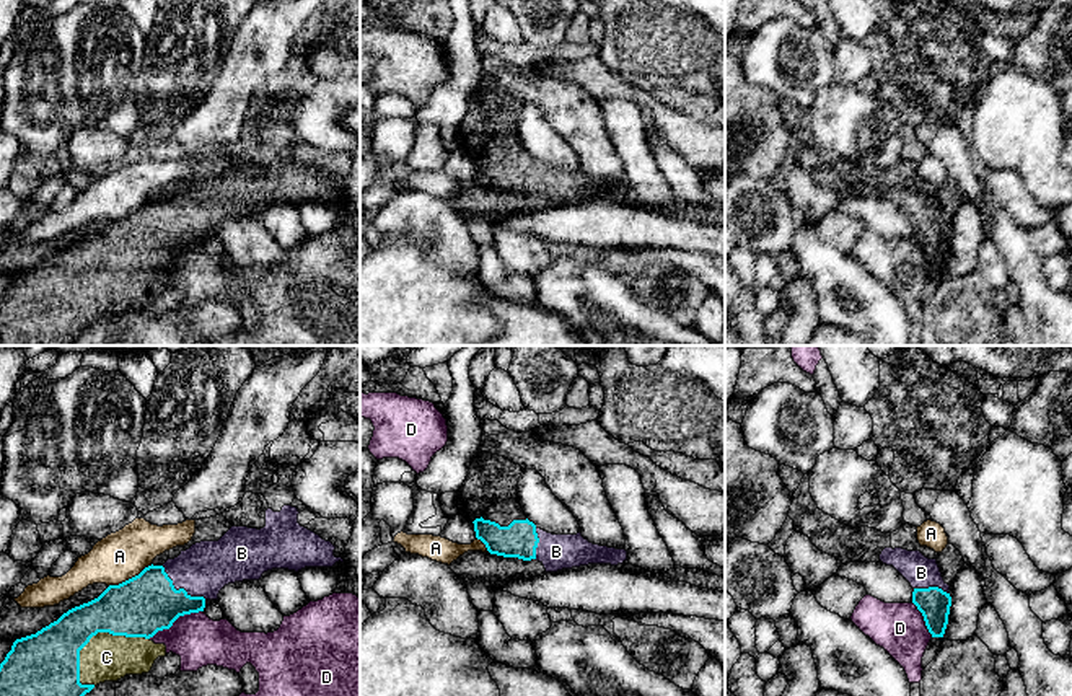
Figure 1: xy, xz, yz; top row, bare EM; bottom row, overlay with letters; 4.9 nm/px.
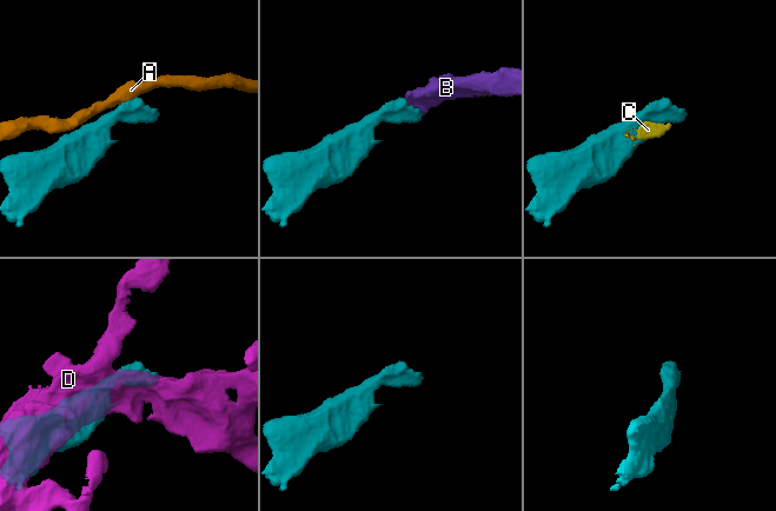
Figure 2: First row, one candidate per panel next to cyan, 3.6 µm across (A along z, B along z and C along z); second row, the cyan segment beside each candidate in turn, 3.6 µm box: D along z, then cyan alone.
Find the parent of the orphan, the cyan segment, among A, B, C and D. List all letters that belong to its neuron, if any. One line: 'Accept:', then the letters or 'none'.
Accept: B, C

